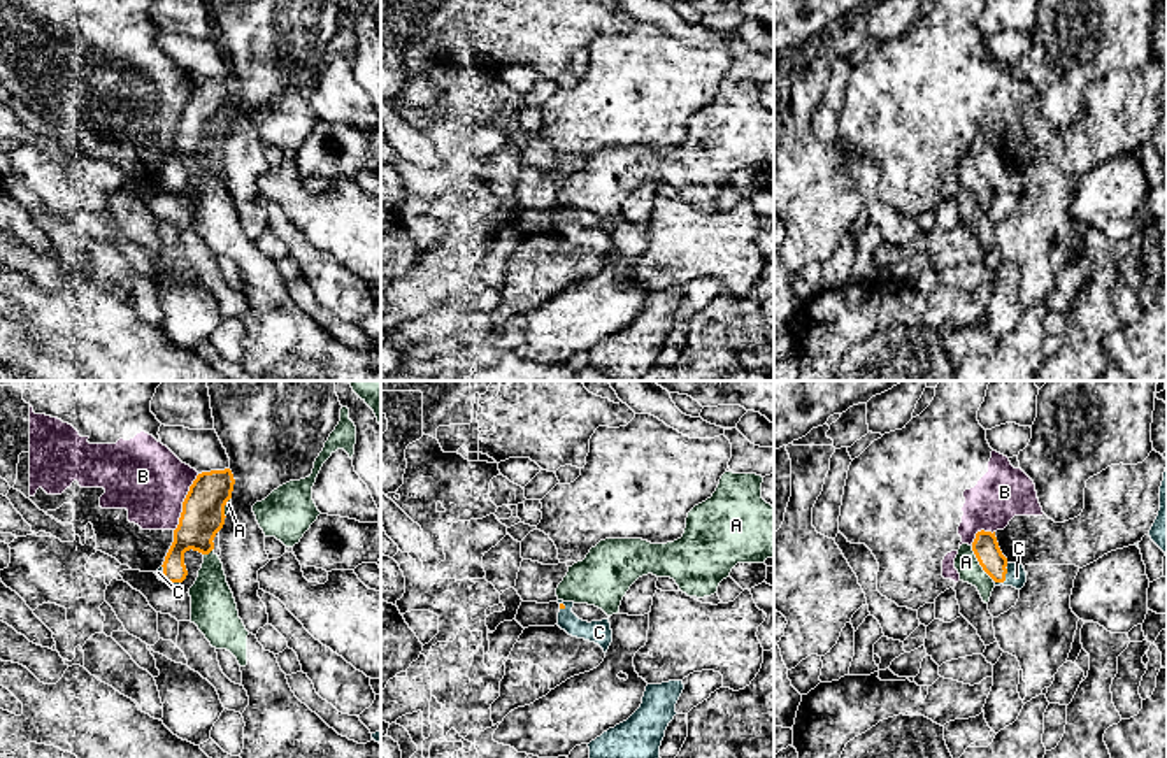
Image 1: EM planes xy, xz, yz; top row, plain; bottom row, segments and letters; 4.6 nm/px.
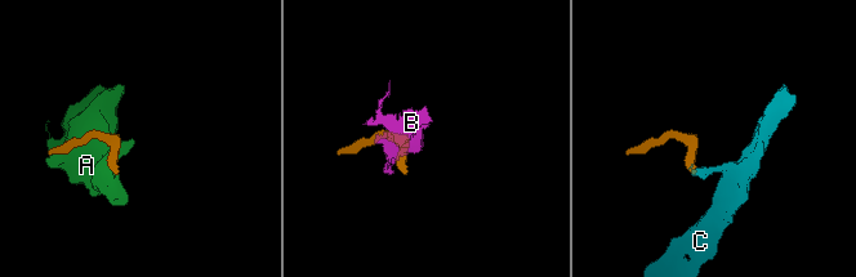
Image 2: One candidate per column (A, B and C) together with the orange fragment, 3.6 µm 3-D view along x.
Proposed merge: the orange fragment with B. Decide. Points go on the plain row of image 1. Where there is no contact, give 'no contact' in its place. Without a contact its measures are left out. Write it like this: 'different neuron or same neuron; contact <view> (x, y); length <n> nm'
different neuron; contact xy (183, 109); length 280 nm

